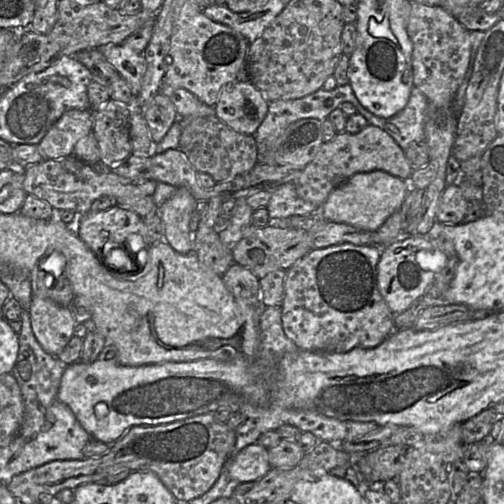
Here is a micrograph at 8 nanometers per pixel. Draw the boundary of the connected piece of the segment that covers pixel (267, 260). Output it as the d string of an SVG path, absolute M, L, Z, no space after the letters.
M287 218L270 220L263 228L249 226L242 239L232 249L233 262L249 269L258 279L271 271L288 270L296 261L305 256L311 248L309 232L289 227Z

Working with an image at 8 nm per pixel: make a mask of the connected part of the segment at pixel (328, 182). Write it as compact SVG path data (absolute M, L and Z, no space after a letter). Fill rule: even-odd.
M367 124L356 134L339 132L331 141L323 142L294 184L301 199L321 207L329 194L354 174L374 170L382 170L401 179L409 179L413 171L397 142L383 129Z

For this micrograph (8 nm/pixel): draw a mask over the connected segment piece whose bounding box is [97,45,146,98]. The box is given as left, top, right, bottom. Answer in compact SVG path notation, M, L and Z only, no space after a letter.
M106 45L97 49L127 82L133 97L136 98L140 93L146 71L143 52L137 52L127 45Z

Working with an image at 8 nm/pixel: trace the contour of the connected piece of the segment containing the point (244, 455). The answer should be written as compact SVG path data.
M253 443L233 453L226 462L226 469L234 483L249 483L262 478L271 469L268 450Z

